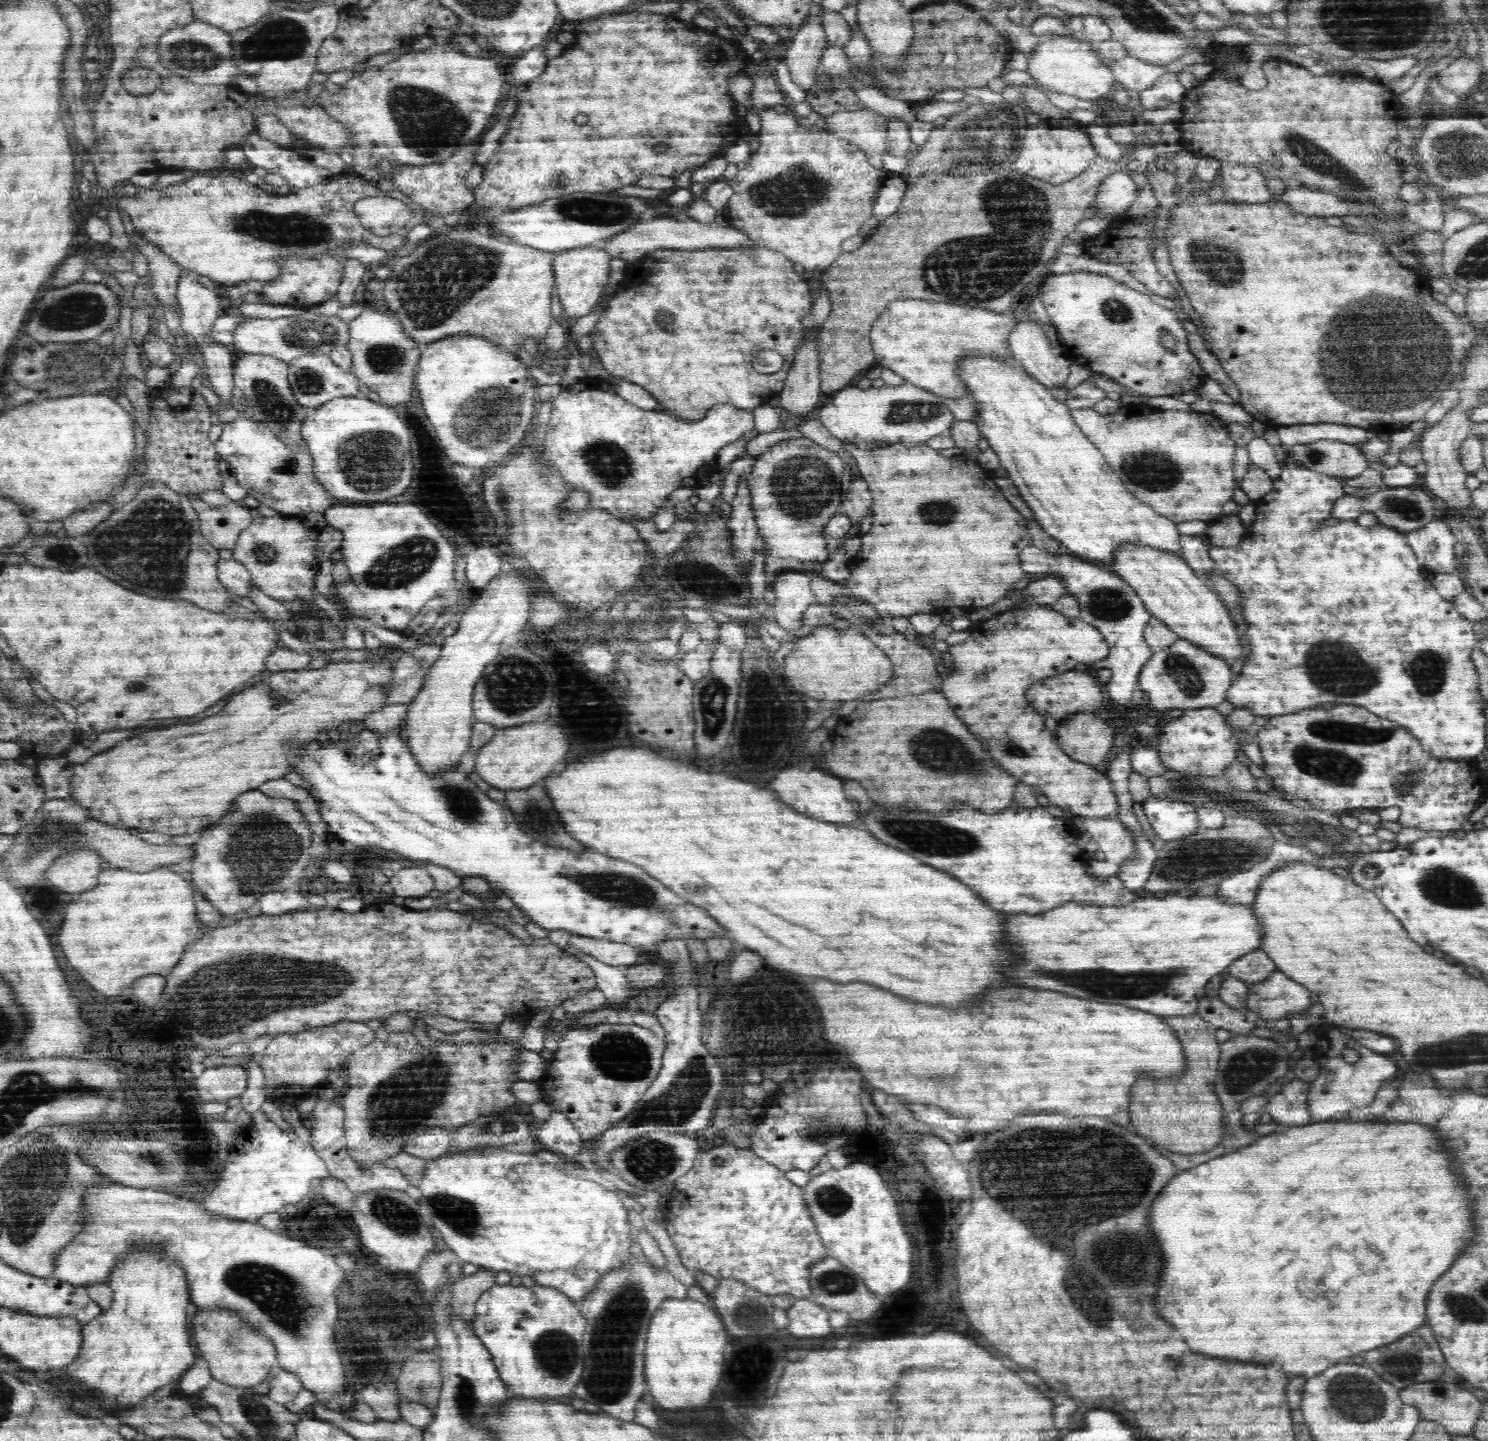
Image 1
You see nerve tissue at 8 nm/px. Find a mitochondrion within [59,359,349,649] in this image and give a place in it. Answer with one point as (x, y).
(150, 547)

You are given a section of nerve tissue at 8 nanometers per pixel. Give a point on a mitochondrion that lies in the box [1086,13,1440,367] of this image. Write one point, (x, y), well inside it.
(1321, 161)

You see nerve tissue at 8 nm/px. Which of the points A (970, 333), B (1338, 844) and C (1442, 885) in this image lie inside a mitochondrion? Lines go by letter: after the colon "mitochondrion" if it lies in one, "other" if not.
A: other
B: mitochondrion
C: mitochondrion

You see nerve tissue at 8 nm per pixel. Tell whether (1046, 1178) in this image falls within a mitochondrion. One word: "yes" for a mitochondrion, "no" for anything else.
yes

